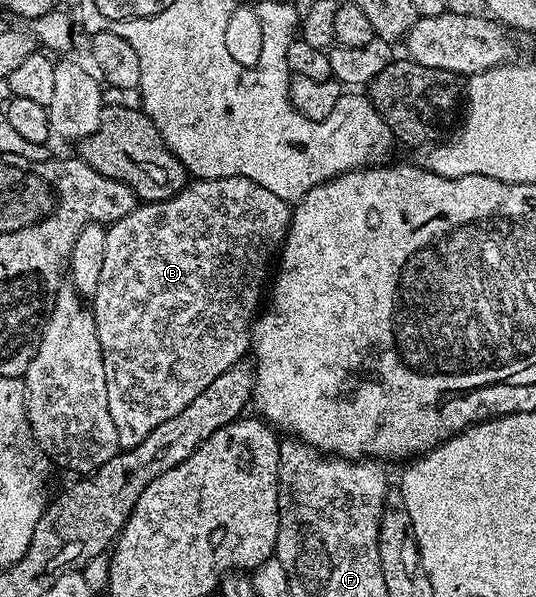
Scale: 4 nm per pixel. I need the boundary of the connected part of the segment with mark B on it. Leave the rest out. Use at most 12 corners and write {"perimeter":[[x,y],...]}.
{"perimeter":[[196,179],[107,228],[121,448],[249,354],[292,207]]}

